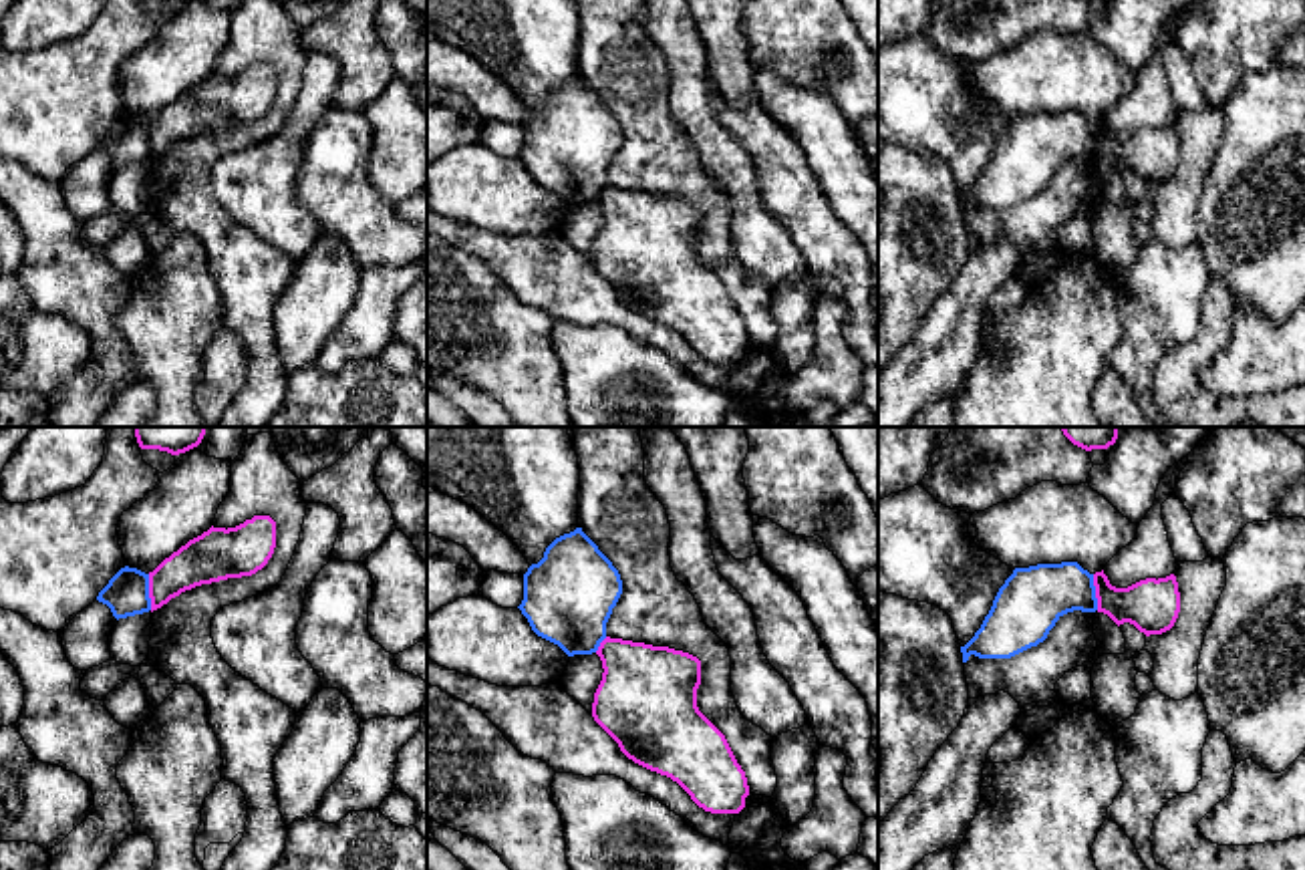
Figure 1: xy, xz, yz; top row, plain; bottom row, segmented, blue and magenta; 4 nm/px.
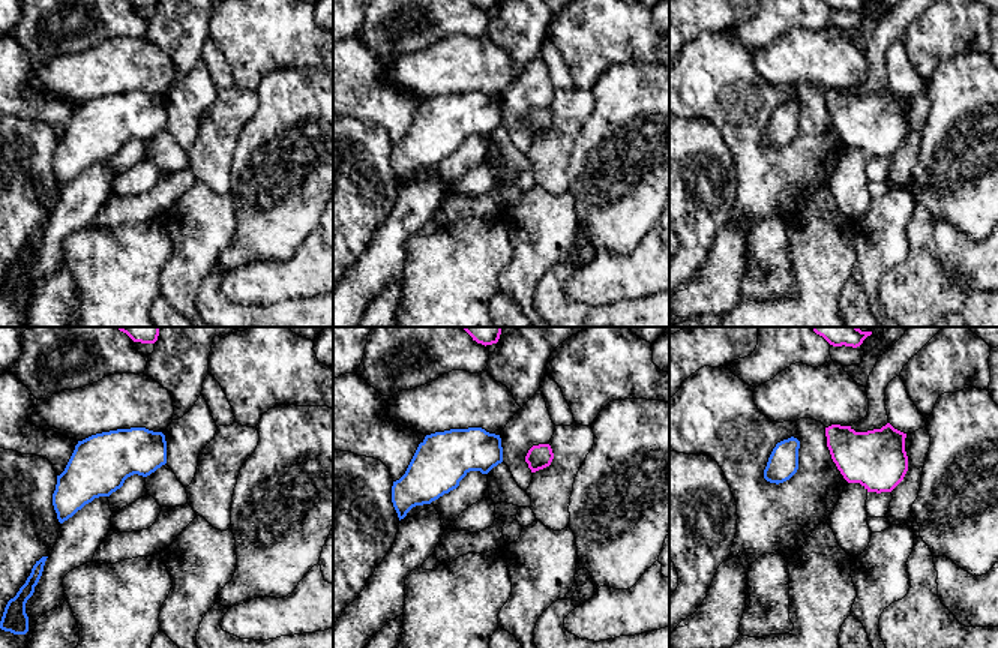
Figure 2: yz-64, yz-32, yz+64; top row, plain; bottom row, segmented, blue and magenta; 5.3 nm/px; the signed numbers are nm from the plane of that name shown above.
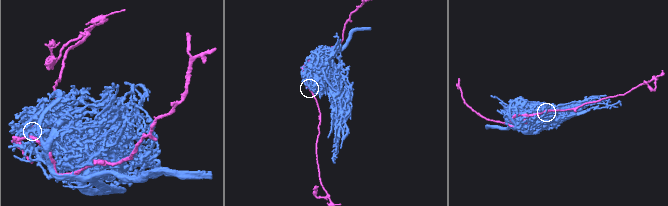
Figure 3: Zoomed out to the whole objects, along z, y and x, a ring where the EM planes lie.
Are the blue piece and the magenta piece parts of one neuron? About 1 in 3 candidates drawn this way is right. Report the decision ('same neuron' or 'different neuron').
different neuron

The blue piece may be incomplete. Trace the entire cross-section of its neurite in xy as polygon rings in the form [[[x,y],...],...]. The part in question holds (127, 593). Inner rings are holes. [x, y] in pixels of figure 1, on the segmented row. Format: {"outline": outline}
{"outline": [[[125,566],[99,592],[97,600],[107,604],[117,620],[149,612],[149,574]]]}

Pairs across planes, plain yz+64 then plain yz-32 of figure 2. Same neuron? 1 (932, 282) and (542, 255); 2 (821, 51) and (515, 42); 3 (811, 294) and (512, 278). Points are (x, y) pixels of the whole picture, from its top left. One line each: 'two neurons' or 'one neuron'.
1: two neurons
2: two neurons
3: two neurons

